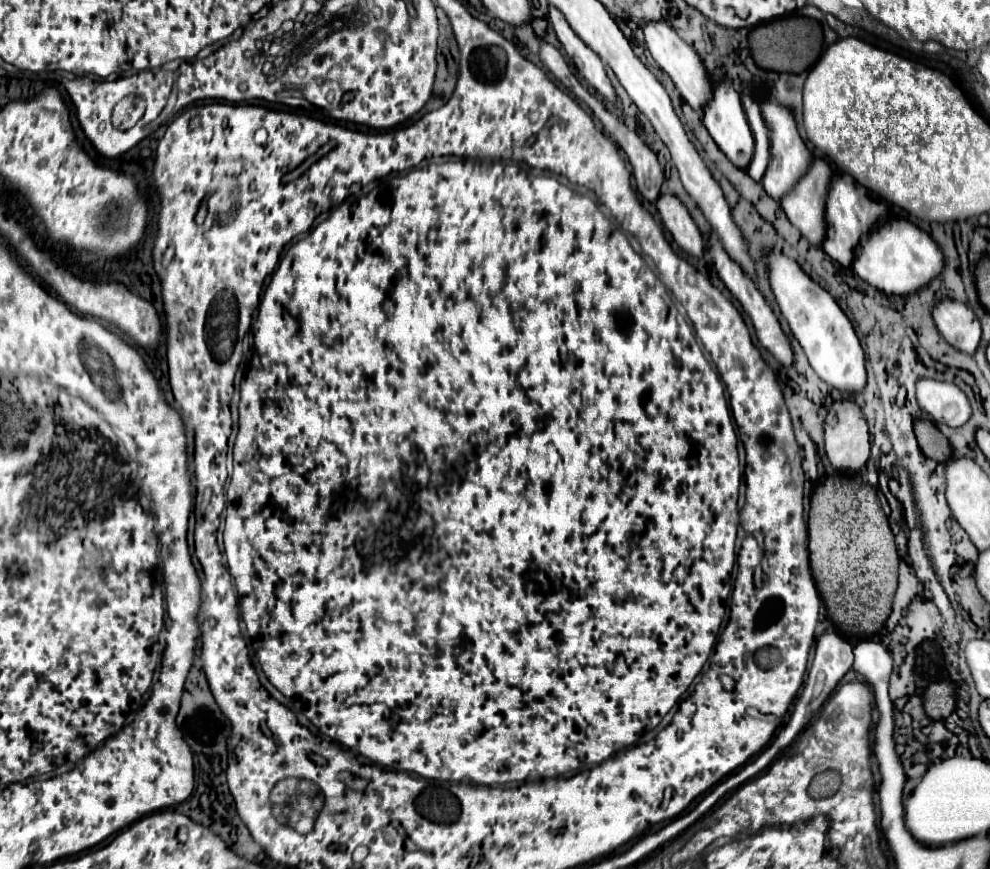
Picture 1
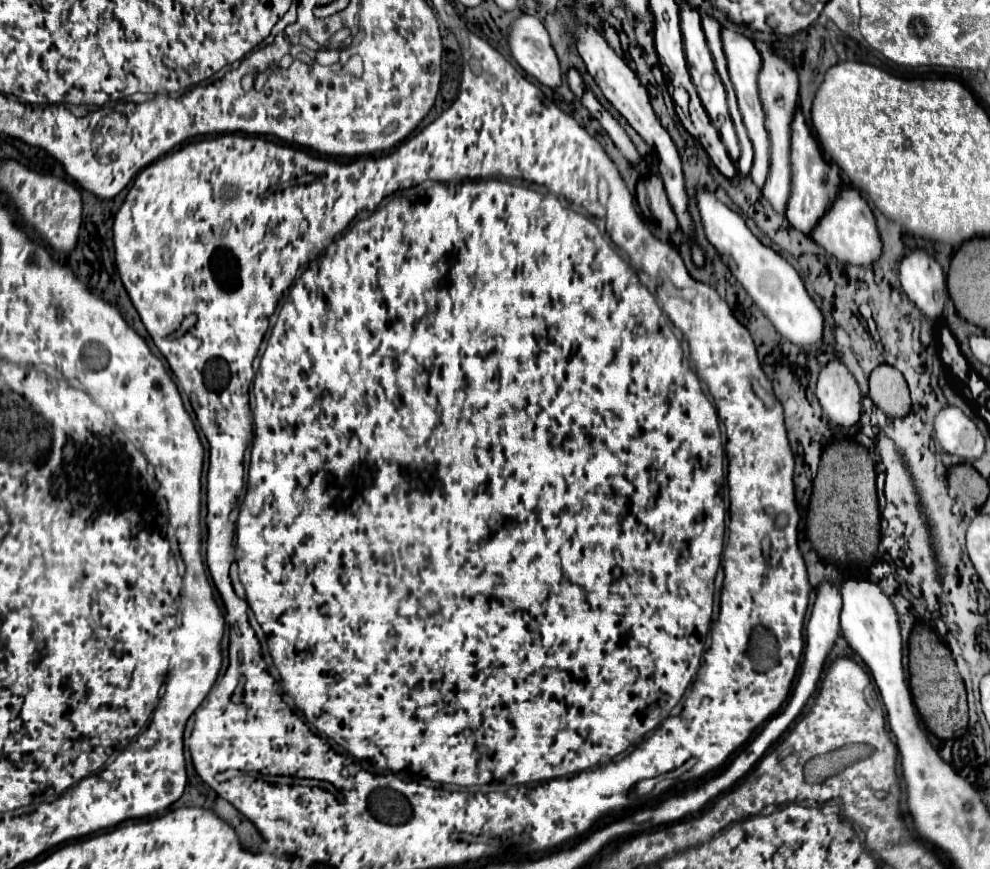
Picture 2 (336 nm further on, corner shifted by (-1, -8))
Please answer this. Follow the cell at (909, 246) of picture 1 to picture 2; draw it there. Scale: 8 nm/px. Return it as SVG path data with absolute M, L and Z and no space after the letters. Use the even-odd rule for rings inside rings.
M846 185L840 189L836 201L830 205L826 215L820 219L820 223L812 231L812 239L820 247L824 247L830 255L834 255L840 263L848 263L856 267L874 265L882 255L882 239L866 199L856 189Z

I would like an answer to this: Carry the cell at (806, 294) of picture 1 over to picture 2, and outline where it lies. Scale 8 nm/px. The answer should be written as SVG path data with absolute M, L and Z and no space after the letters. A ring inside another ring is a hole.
M698 189L698 209L702 215L708 241L718 249L722 261L730 267L732 275L748 291L748 295L758 305L758 309L772 321L776 331L800 349L820 345L824 341L824 315L808 295L798 271L774 249L762 245L758 237L754 237L754 233L748 229L740 213L720 203L706 189ZM782 269L786 269L786 273L776 273Z

